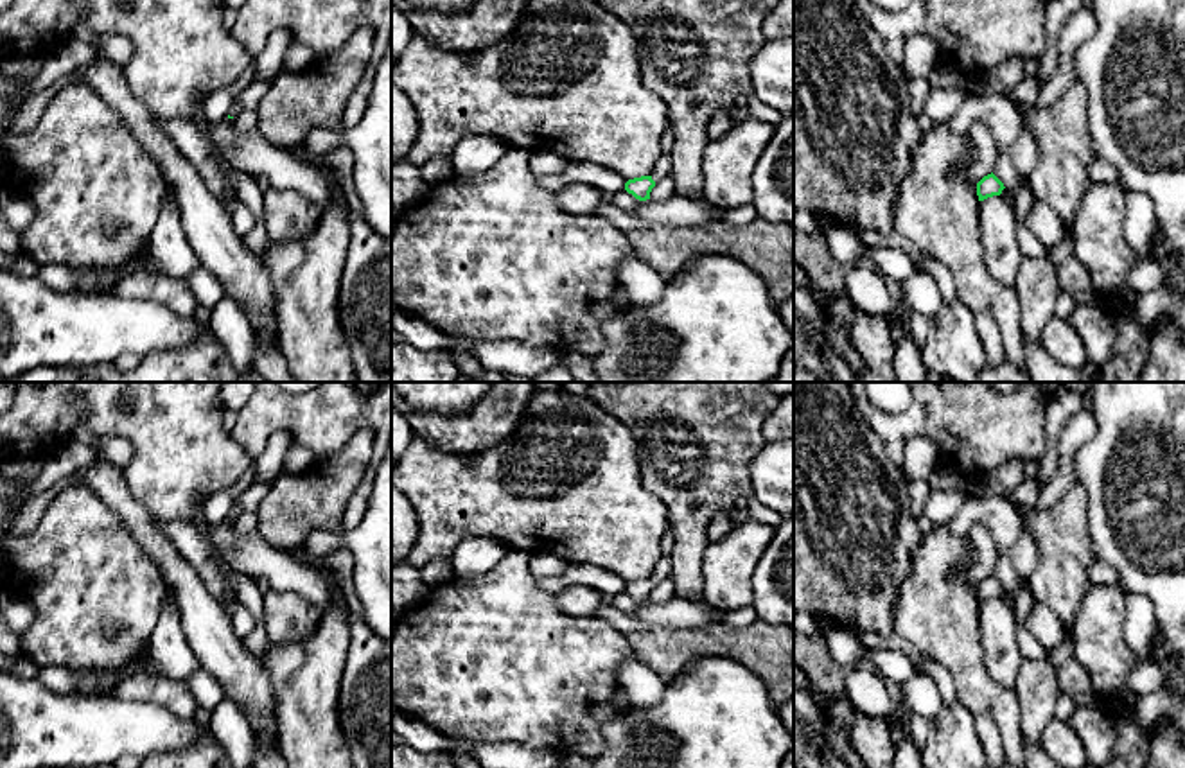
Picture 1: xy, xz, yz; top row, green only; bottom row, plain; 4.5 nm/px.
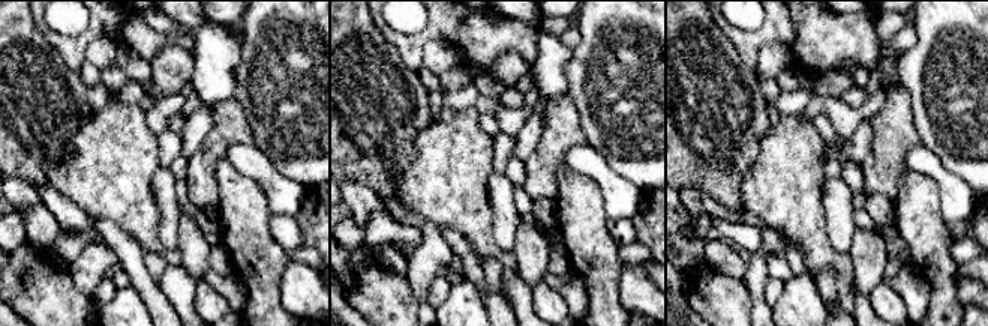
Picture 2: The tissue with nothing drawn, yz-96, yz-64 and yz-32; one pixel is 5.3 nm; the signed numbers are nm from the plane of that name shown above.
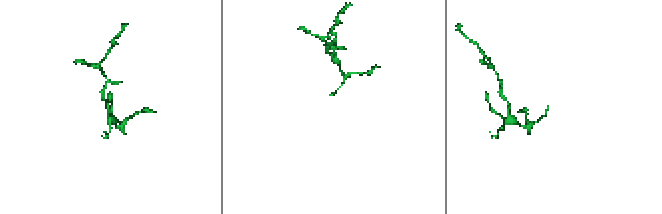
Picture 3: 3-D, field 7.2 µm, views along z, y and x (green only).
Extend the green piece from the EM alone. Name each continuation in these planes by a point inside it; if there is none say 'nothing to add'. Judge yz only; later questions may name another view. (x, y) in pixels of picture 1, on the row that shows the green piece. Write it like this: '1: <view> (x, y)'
nothing to add

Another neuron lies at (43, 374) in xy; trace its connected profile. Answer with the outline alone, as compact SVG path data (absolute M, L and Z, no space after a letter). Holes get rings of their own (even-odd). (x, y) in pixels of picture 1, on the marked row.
M41 366L20 377L0 379L0 382L84 382L84 370Z

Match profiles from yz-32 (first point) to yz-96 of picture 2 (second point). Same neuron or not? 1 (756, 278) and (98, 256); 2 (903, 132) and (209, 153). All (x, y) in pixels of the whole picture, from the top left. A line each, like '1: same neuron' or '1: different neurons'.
1: same neuron
2: same neuron

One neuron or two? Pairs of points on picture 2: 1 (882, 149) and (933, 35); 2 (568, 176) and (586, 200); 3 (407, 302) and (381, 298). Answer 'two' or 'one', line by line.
1: two
2: one
3: one

